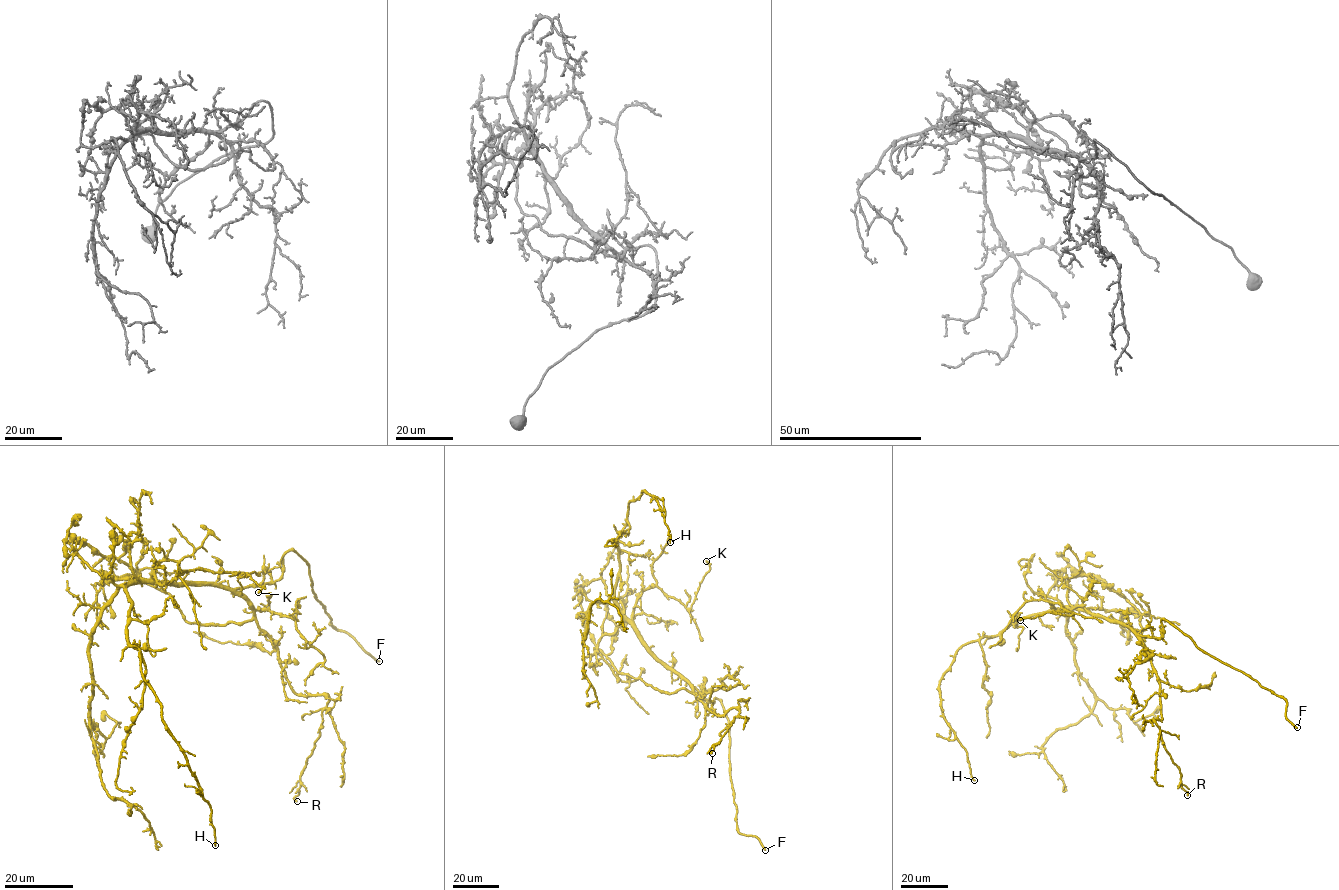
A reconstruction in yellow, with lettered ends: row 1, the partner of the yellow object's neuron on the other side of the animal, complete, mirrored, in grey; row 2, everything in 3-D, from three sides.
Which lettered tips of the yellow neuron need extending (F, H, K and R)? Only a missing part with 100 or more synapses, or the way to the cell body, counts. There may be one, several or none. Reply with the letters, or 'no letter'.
F

